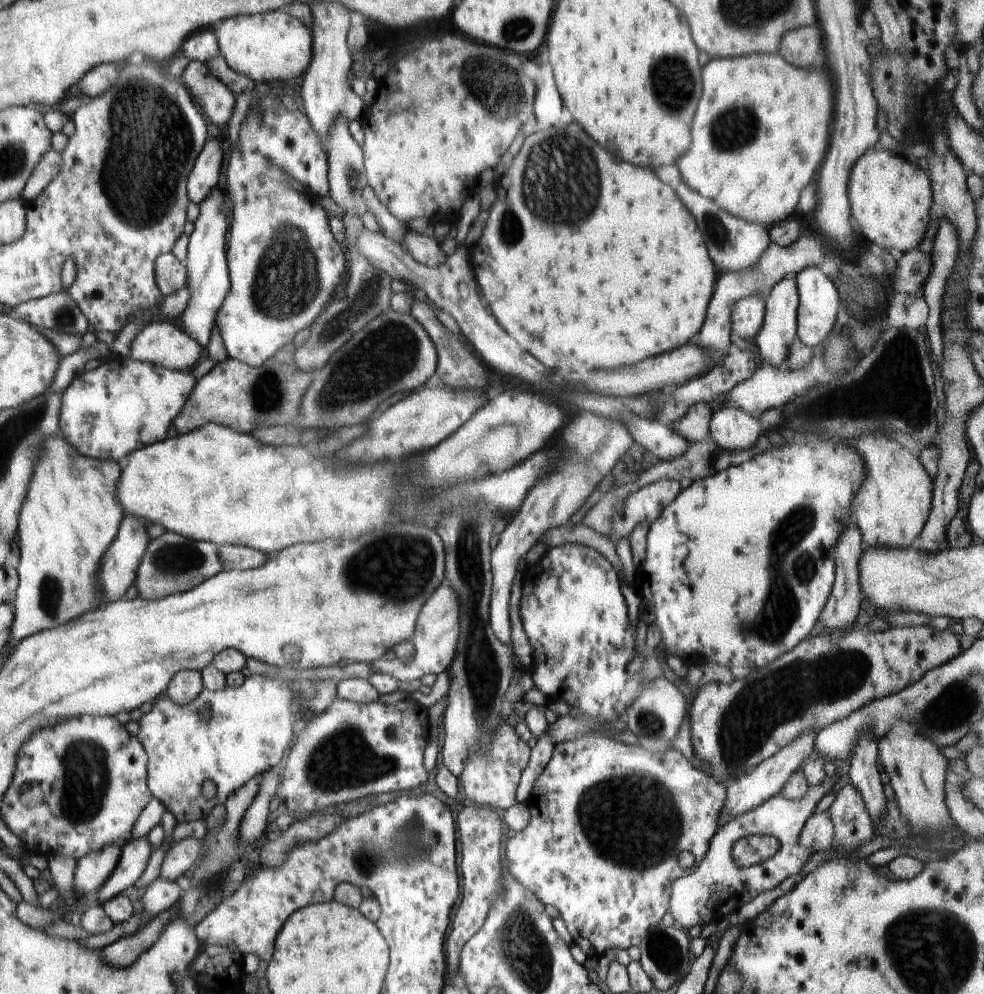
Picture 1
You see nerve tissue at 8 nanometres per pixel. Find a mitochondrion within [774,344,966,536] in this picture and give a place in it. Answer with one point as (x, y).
(918, 413)

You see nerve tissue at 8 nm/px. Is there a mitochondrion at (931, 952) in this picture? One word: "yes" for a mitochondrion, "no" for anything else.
yes

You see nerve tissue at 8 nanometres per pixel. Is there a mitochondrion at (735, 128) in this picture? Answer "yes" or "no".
yes

